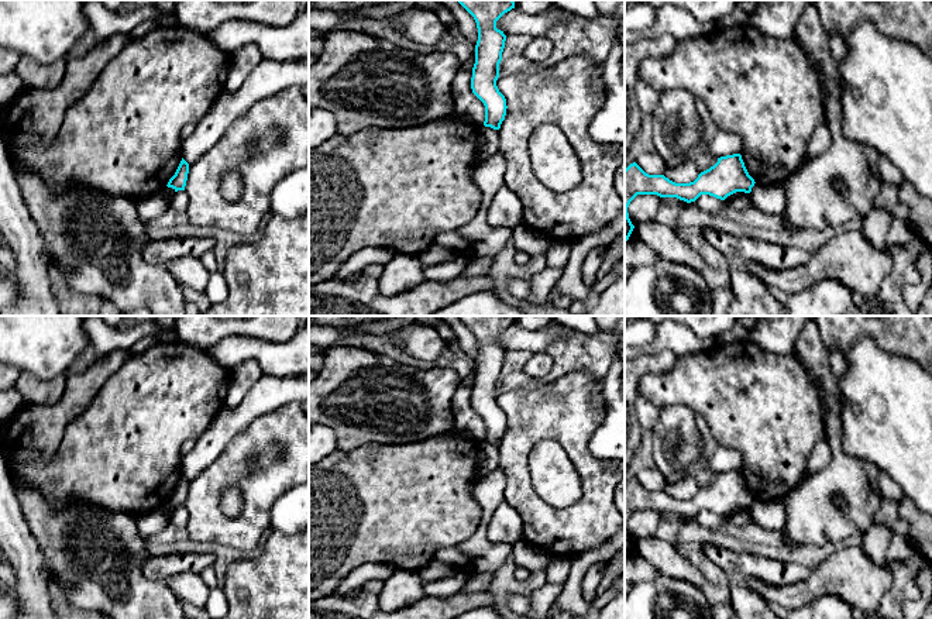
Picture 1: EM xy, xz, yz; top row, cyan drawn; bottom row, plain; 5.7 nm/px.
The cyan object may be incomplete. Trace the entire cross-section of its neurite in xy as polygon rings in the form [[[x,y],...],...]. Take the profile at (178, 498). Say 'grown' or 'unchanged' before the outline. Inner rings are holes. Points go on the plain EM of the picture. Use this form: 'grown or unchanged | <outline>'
unchanged | [[[182,474],[175,491],[169,495],[166,502],[172,503],[175,508],[185,506],[188,489],[189,489],[189,479]]]

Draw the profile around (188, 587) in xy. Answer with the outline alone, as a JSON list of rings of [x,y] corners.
[[[180,572],[166,581],[182,603],[204,608],[210,589],[197,572]]]

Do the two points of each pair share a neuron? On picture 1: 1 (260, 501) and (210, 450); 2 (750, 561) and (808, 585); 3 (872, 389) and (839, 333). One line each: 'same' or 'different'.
1: different
2: different
3: different

